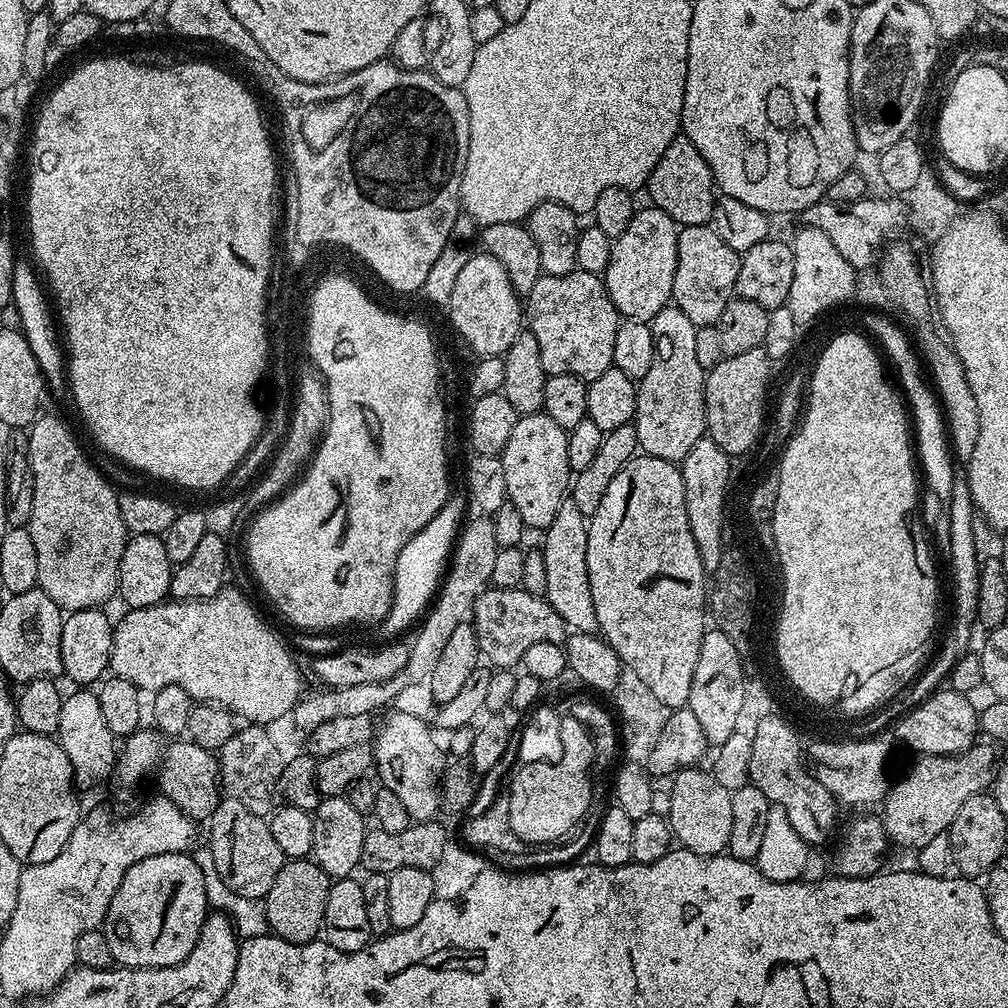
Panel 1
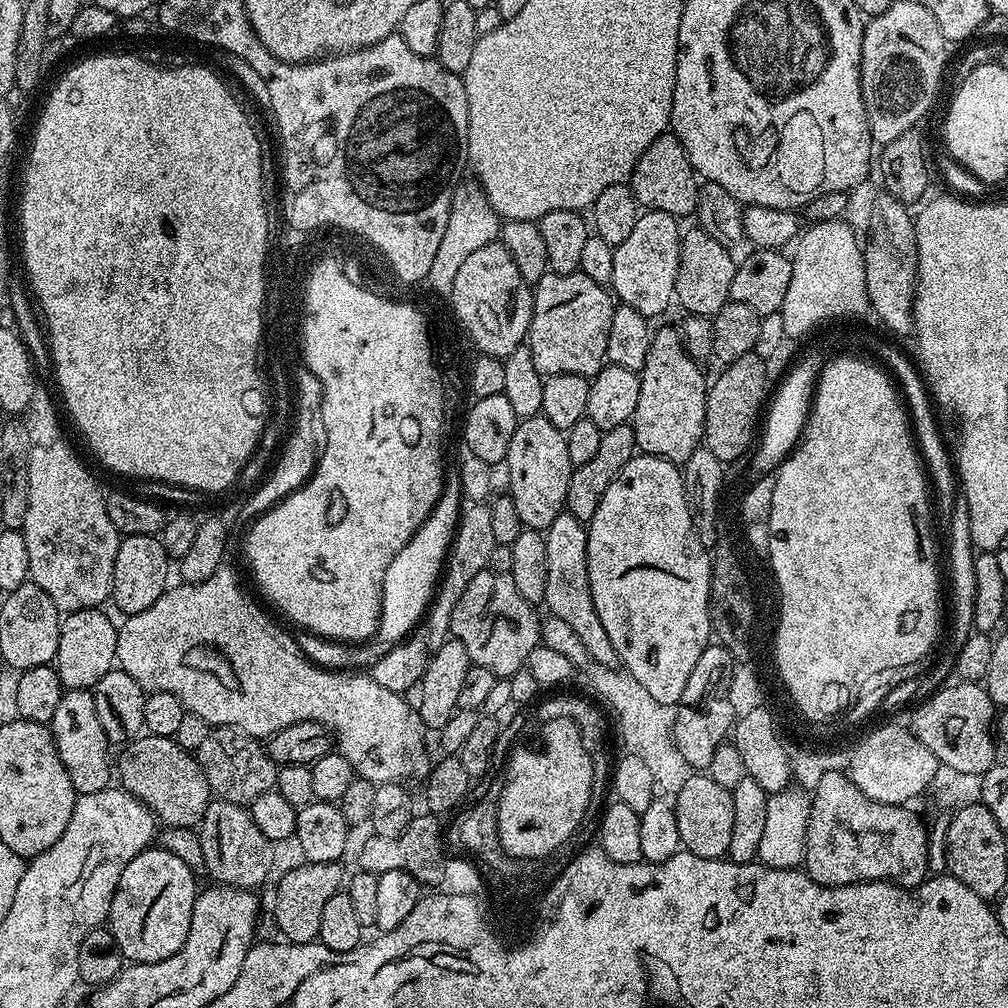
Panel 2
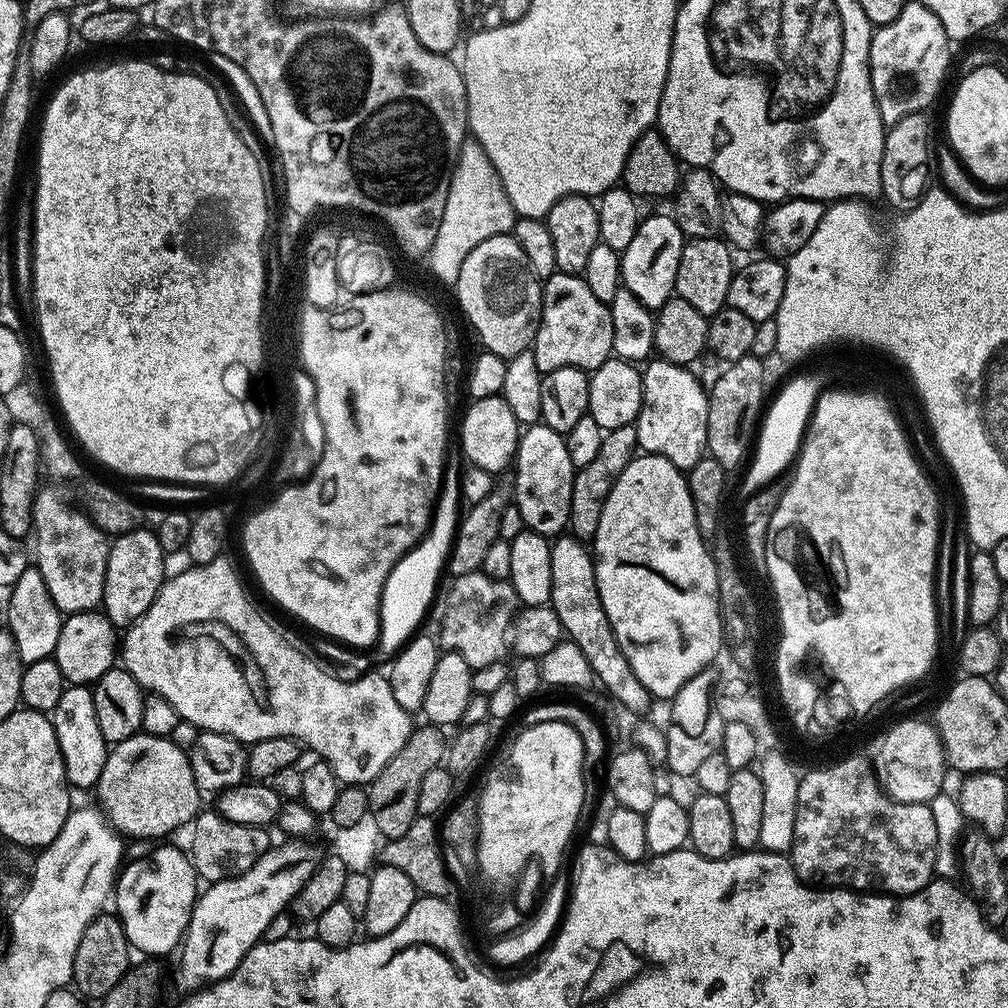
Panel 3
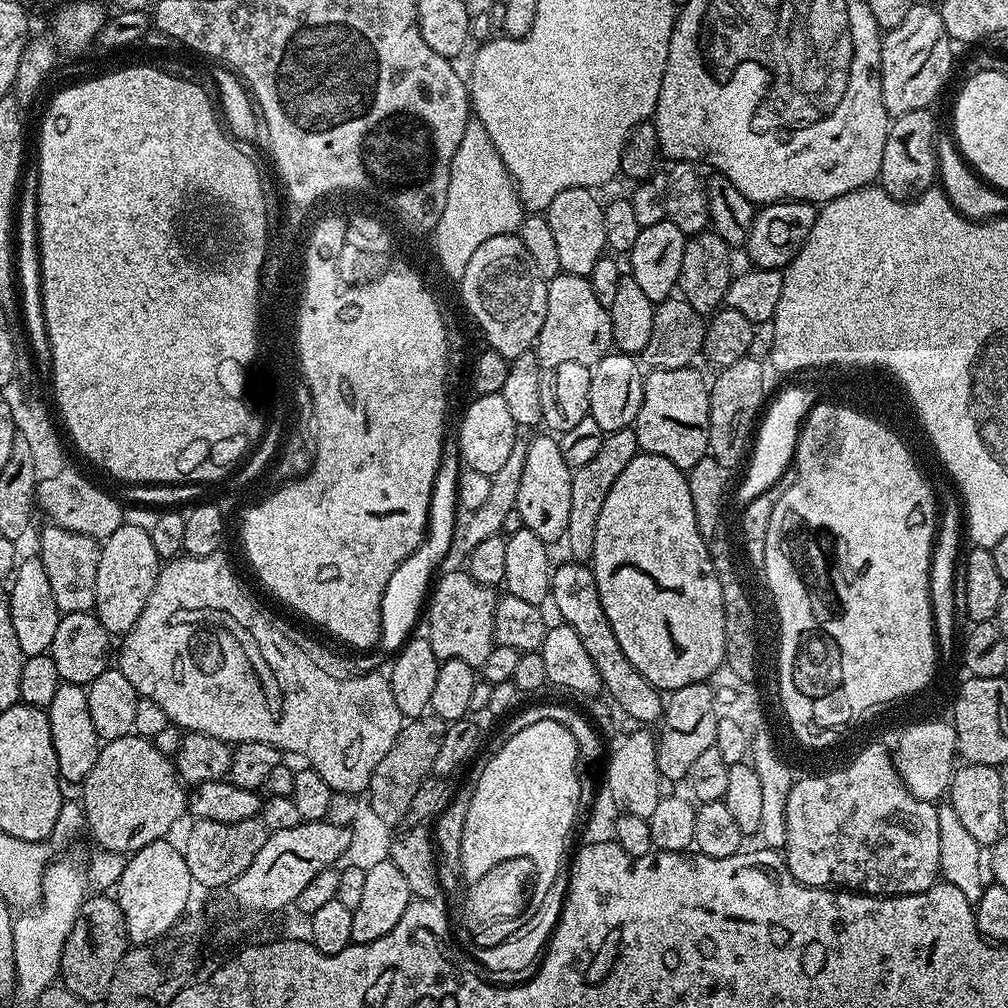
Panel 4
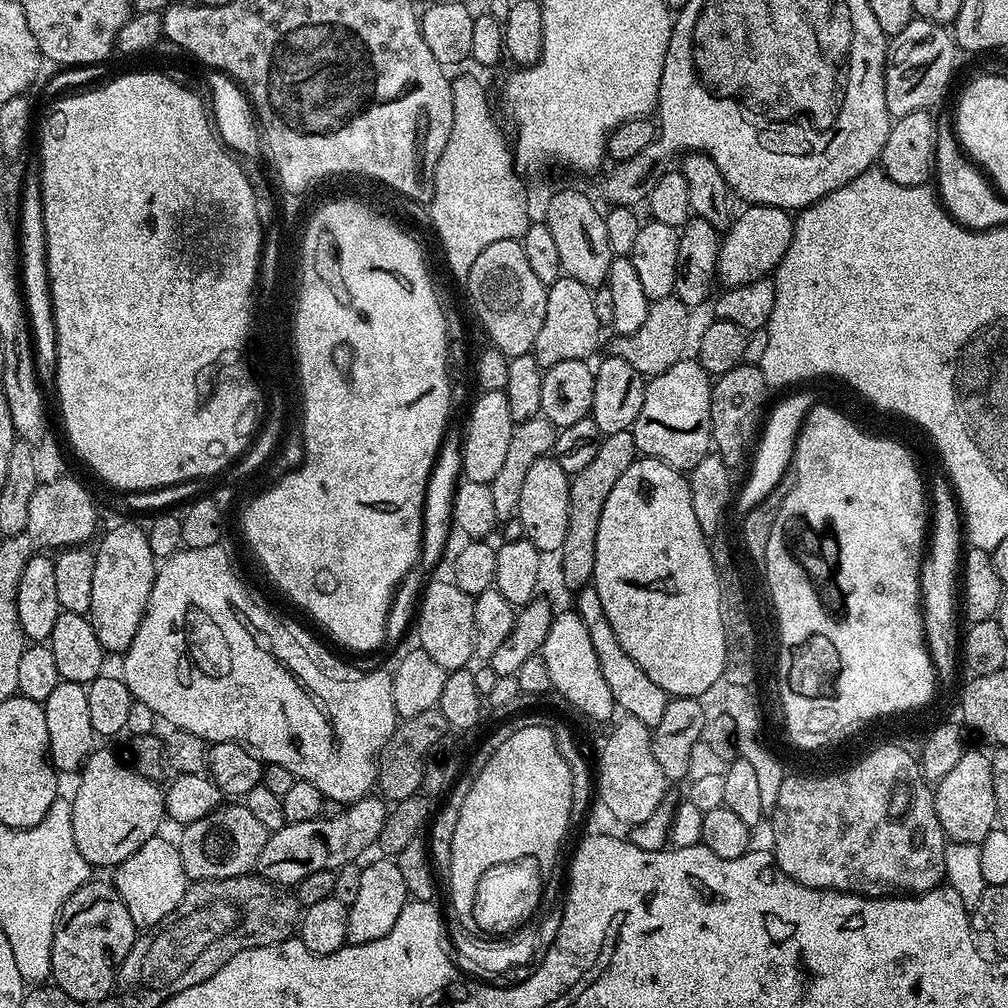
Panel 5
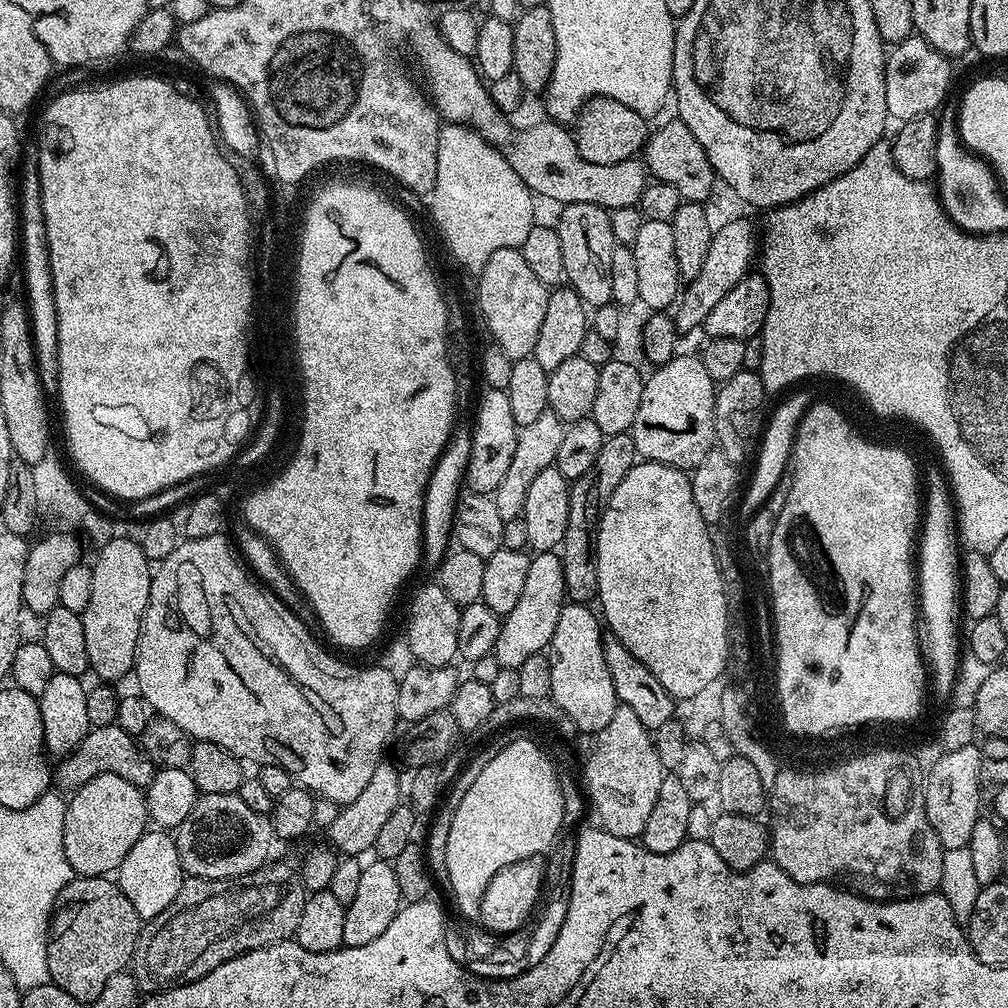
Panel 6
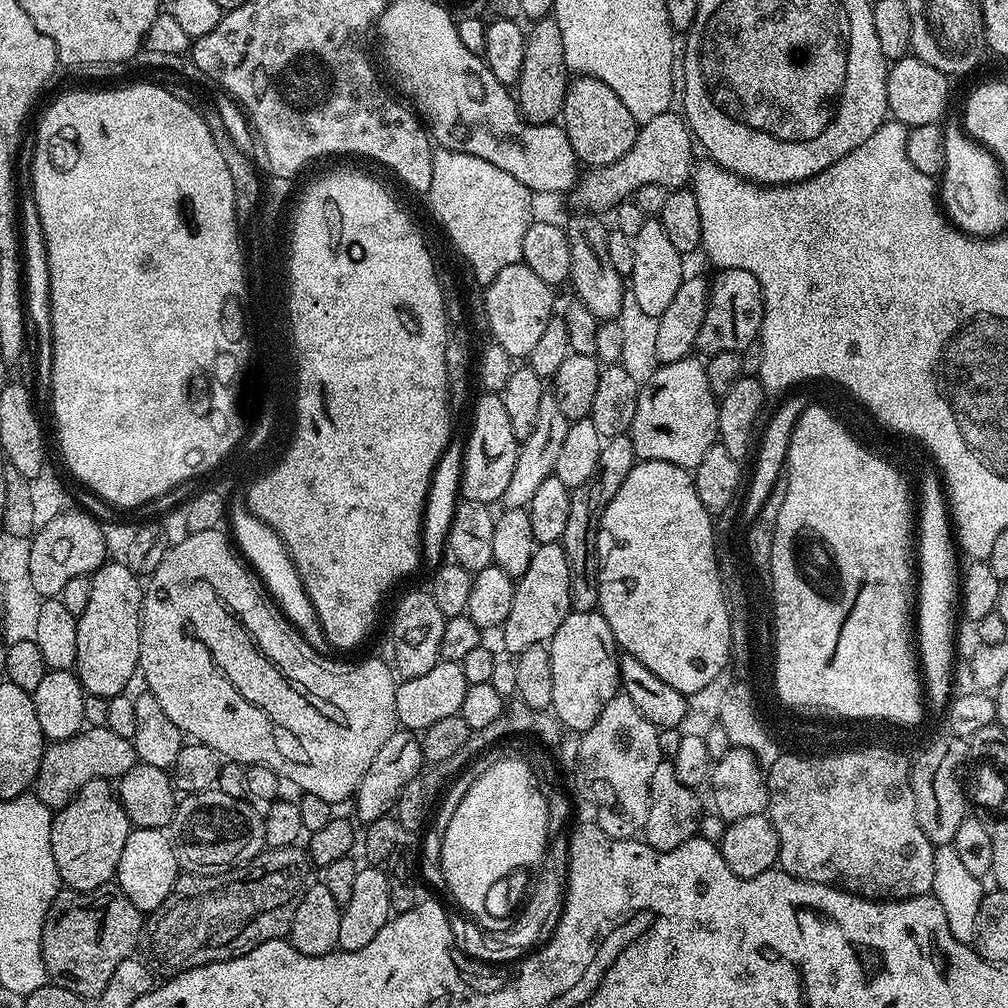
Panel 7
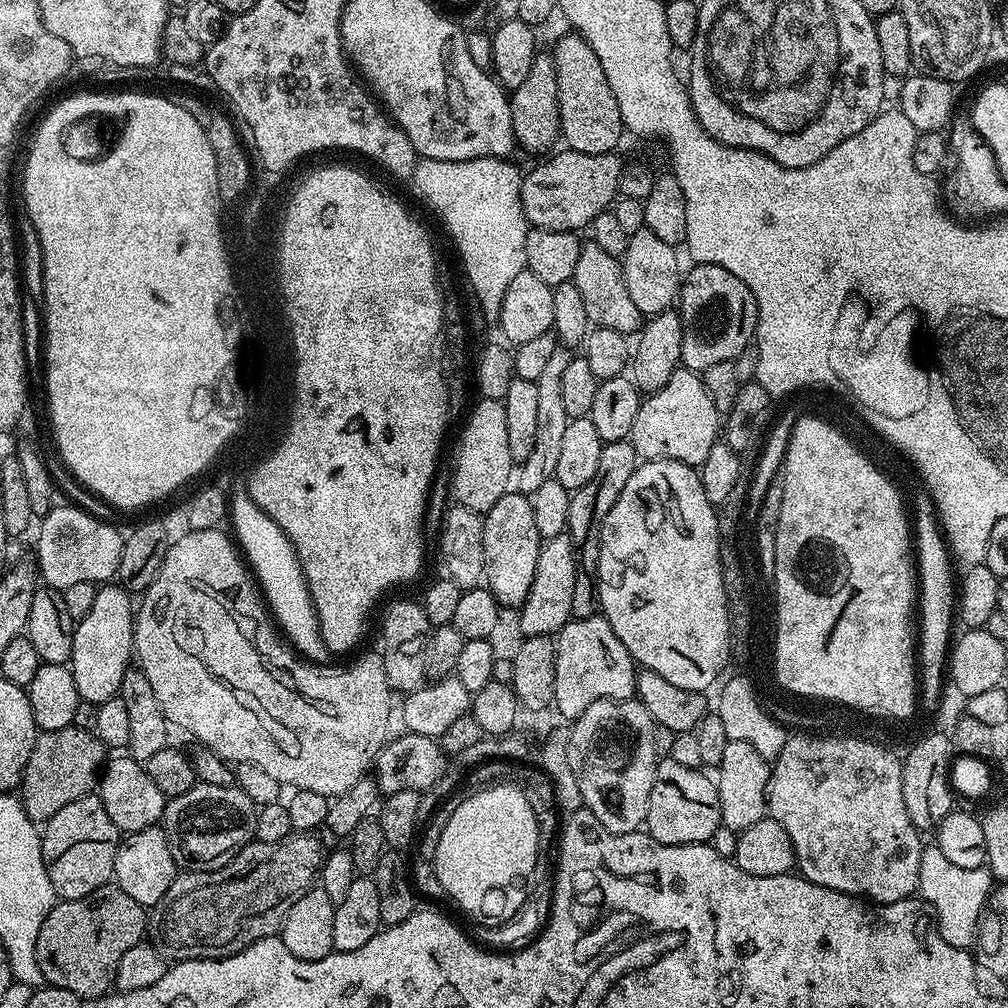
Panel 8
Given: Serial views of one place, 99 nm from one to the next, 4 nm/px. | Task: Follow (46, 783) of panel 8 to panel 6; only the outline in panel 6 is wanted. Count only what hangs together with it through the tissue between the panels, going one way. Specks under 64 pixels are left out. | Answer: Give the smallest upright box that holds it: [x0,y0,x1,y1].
[54,723,158,790]

